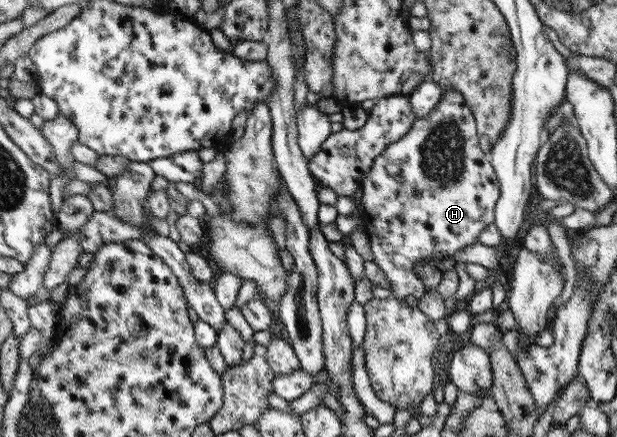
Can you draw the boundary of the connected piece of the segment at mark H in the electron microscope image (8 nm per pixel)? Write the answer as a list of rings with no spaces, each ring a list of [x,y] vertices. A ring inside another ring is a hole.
[[[452,88],[449,90],[445,89],[440,103],[427,116],[418,118],[405,136],[402,136],[397,142],[392,142],[387,148],[383,149],[379,157],[374,158],[374,164],[362,182],[362,189],[363,226],[370,239],[369,249],[372,251],[372,260],[375,261],[379,270],[387,278],[387,285],[385,286],[386,293],[404,303],[407,302],[406,298],[408,296],[414,296],[417,298],[416,300],[421,300],[420,296],[427,292],[424,283],[415,274],[415,267],[421,265],[421,262],[434,262],[435,258],[433,256],[439,256],[439,254],[444,257],[455,258],[455,253],[459,253],[461,249],[469,246],[469,244],[477,243],[477,239],[479,239],[479,235],[483,232],[483,229],[494,222],[496,204],[500,195],[500,184],[498,183],[495,171],[490,163],[488,154],[481,150],[479,144],[476,120],[474,119],[473,113],[469,105],[465,102],[463,95]]]

